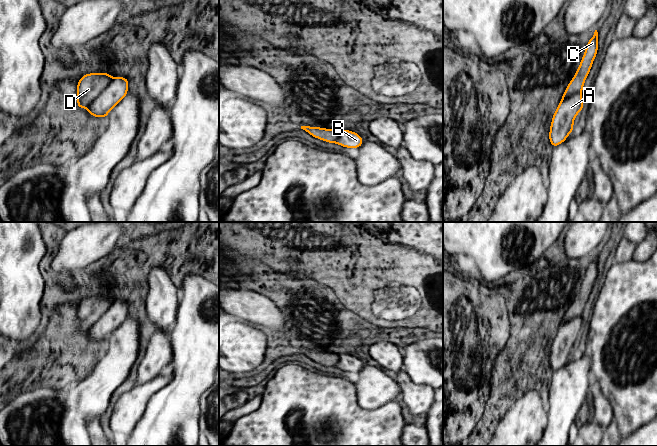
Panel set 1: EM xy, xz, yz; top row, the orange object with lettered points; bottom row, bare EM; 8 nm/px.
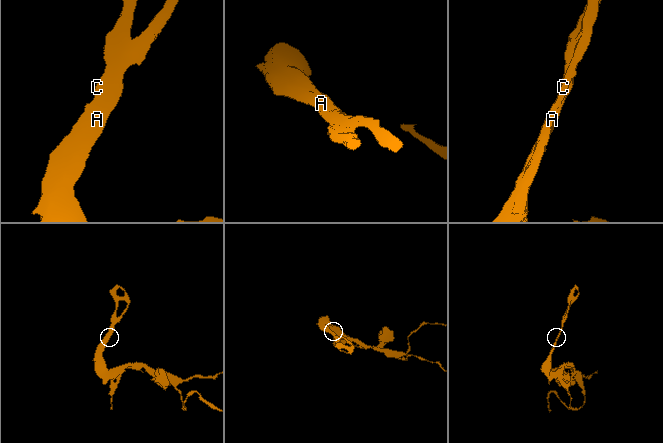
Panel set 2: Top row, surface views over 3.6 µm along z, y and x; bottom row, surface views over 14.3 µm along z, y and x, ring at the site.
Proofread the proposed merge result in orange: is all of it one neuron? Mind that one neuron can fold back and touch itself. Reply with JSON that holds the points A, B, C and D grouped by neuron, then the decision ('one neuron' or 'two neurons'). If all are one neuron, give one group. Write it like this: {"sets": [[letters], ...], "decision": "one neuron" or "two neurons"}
{"sets": [["A", "B", "C", "D"]], "decision": "one neuron"}

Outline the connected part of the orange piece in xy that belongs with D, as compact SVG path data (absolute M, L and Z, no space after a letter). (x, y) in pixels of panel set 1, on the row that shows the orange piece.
M88 73L83 75L77 84L77 107L87 108L93 117L106 119L108 113L128 94L129 80L126 77L113 78L109 73Z

